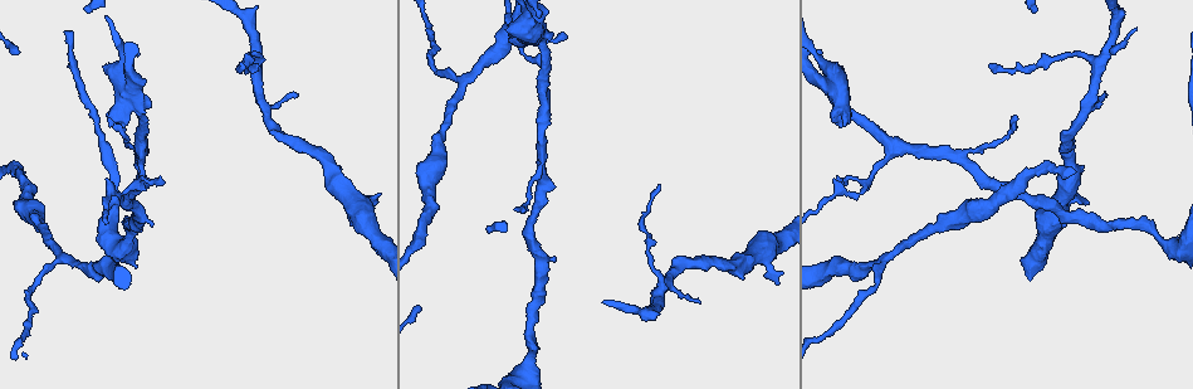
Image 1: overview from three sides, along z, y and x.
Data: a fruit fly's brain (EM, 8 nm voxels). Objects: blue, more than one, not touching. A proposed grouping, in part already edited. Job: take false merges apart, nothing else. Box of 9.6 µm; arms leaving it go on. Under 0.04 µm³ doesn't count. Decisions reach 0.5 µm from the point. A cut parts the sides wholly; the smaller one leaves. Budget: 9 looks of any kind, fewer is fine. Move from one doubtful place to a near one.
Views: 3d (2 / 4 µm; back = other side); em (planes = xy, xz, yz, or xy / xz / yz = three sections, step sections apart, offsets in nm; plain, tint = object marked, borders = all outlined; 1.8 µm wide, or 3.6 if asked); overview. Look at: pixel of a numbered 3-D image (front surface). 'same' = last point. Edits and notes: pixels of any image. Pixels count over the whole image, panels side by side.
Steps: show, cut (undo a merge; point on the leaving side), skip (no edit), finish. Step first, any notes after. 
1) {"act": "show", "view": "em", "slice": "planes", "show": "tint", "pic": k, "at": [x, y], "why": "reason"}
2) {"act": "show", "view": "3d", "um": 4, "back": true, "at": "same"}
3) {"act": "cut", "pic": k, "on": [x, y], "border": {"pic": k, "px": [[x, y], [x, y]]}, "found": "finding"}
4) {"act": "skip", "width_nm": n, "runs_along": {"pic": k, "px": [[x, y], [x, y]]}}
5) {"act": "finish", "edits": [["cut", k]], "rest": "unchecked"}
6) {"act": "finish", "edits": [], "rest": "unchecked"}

{"act": "show", "view": "em", "slice": "xy", "step": 4, "show": "tint", "pic": 1, "at": [542, 92], "why": "arms part here"}

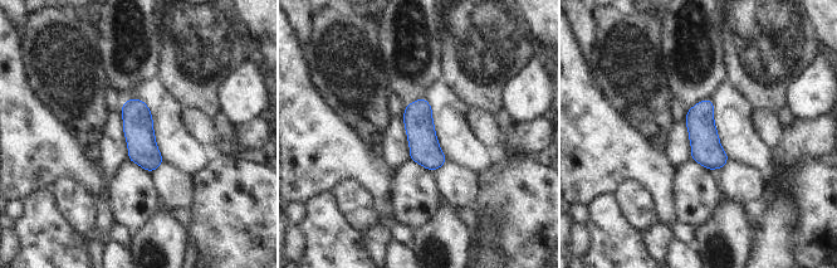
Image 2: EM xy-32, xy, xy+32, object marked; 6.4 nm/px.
{"act": "show", "view": "em", "slice": "planes", "show": "tint", "at": "same", "why": "another direction"}

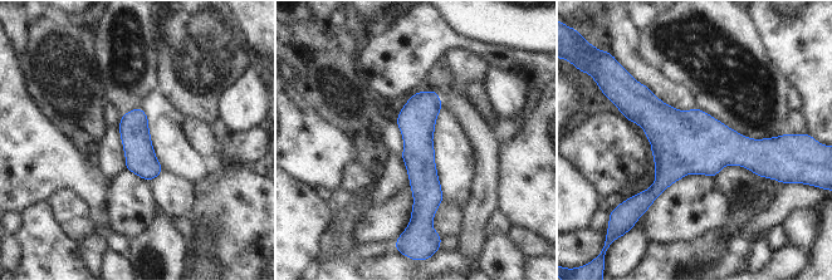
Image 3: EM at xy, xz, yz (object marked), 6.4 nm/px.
{"act": "skip", "runs_along": {"pic": 3, "px": [[431, 93], [421, 109], [422, 216]]}, "found": "continuous, no second neuron"}

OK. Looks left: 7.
{"act": "show", "view": "3d", "um": 2, "pic": 1, "at": [1098, 63], "why": "abrupt turn"}

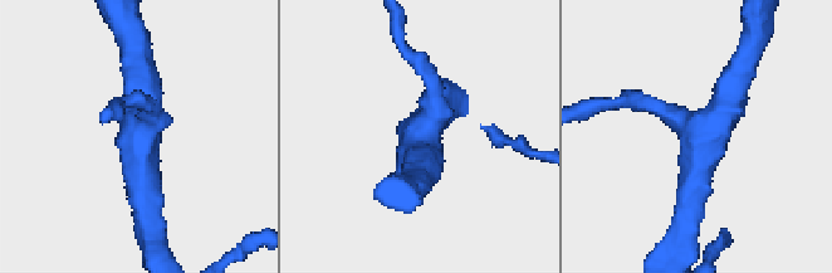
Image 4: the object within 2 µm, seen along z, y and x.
{"act": "show", "view": "em", "slice": "planes", "show": "plain", "pic": 4, "at": [140, 139], "why": "now the EM"}

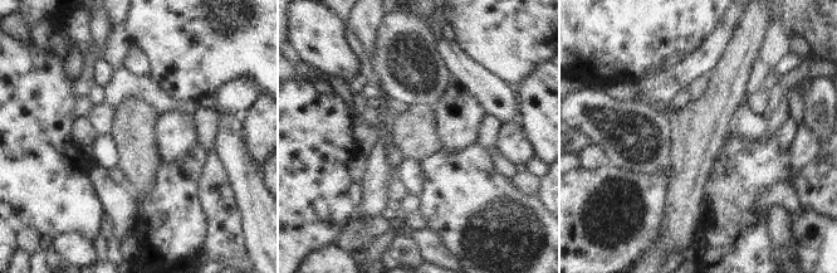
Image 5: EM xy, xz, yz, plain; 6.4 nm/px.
{"act": "show", "view": "em", "slice": "planes", "show": "tint", "at": "same", "why": "with the object marked"}

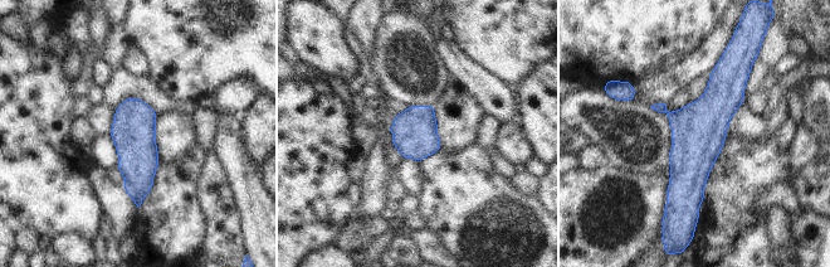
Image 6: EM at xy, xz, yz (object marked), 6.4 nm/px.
{"act": "skip", "runs_along": {"pic": 6, "px": [[722, 62], [693, 209]]}, "found": "all the same neuron"}

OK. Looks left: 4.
{"act": "show", "view": "3d", "um": 2, "pic": 1, "at": [131, 232], "why": "calibre changes"}

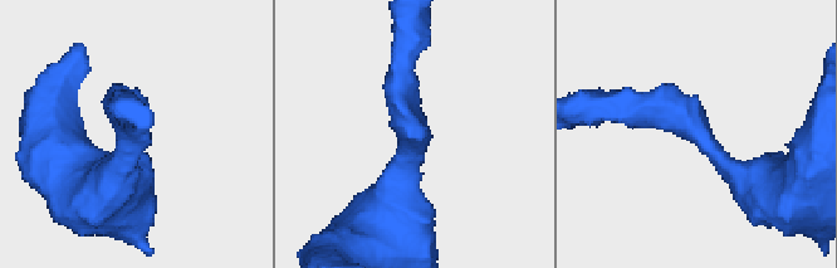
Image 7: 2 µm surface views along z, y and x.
{"act": "show", "view": "em", "slice": "planes", "show": "borders", "pic": 7, "at": [409, 148], "arm_widths_nm": [220, 500]}

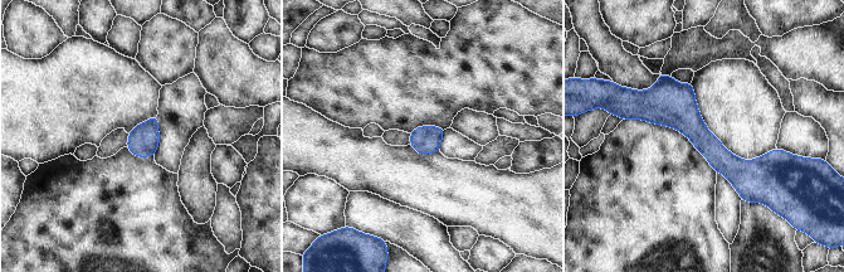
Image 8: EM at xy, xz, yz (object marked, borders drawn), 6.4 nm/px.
{"act": "skip", "width_nm": 170, "runs_along": {"pic": 8, "px": [[634, 113], [676, 112], [732, 168], [779, 154]]}, "found": "all the same neuron"}

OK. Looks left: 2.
{"act": "show", "view": "3d", "um": 4, "back": true, "pic": 1, "at": [956, 216]}

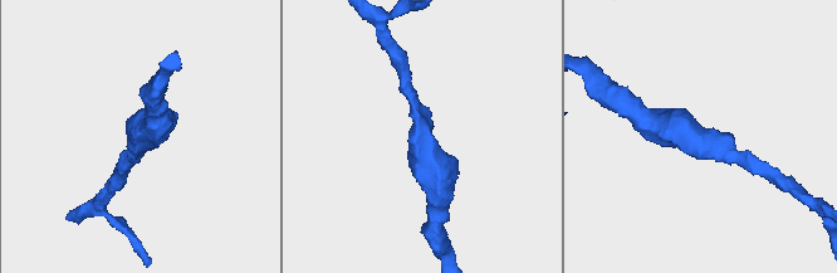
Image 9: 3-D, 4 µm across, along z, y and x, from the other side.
{"act": "show", "view": "em", "slice": "planes", "show": "tint", "pic": 9, "at": [704, 140]}

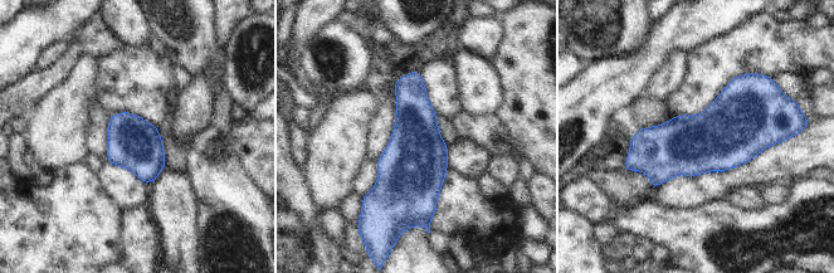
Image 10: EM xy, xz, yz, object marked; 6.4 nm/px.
{"act": "skip", "width_nm": 320, "found": "all the same neuron"}

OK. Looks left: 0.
{"act": "finish", "edits": [], "rest": "unchecked"}

